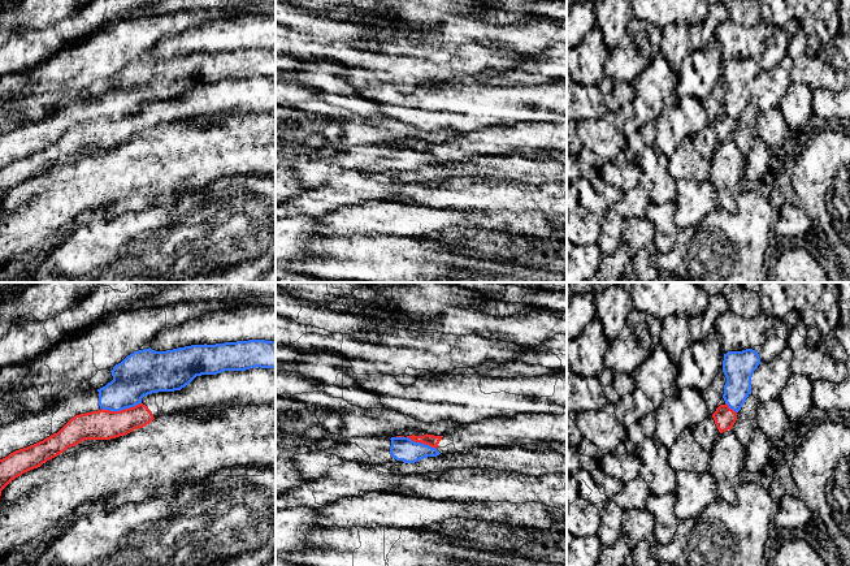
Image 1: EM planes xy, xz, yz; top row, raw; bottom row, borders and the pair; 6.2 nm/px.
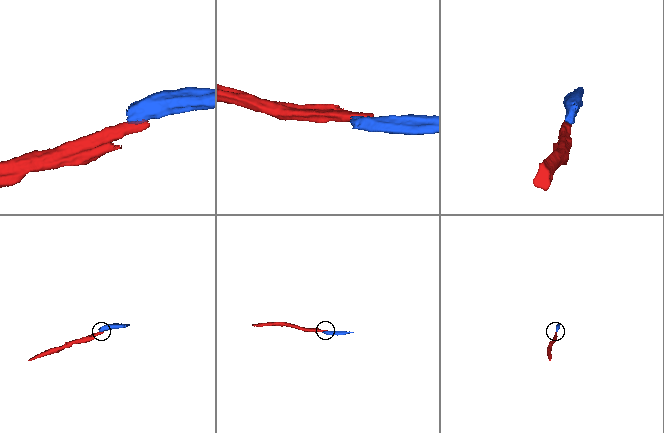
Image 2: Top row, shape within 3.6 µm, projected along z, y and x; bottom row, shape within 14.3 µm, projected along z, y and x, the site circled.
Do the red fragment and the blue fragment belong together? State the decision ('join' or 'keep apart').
keep apart

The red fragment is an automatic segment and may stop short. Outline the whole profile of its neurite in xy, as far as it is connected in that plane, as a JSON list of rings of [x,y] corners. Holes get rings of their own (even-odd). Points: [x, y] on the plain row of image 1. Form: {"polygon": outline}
{"polygon": [[[276,77],[225,79],[196,85],[181,99],[144,104],[134,116],[99,118],[71,126],[57,142],[0,168],[1,199],[22,182],[84,148],[110,148],[143,137],[166,124],[224,120],[234,115],[276,113]]]}

